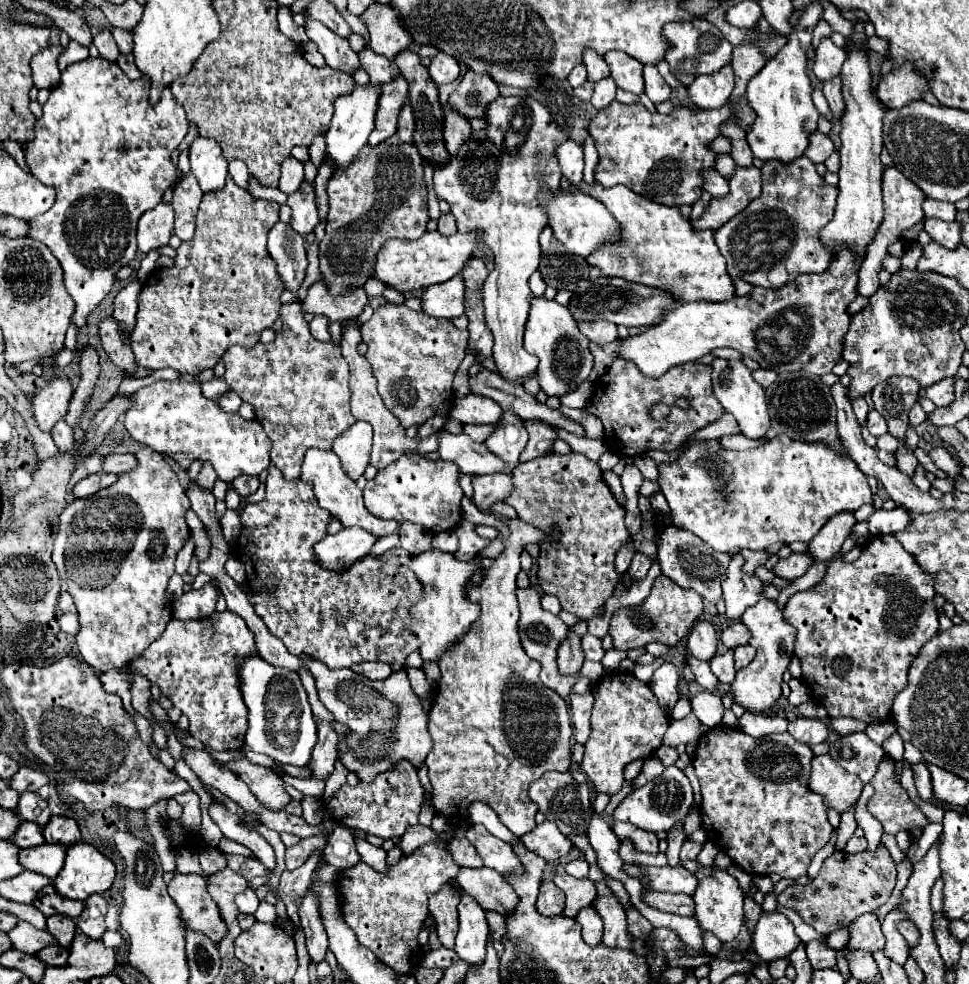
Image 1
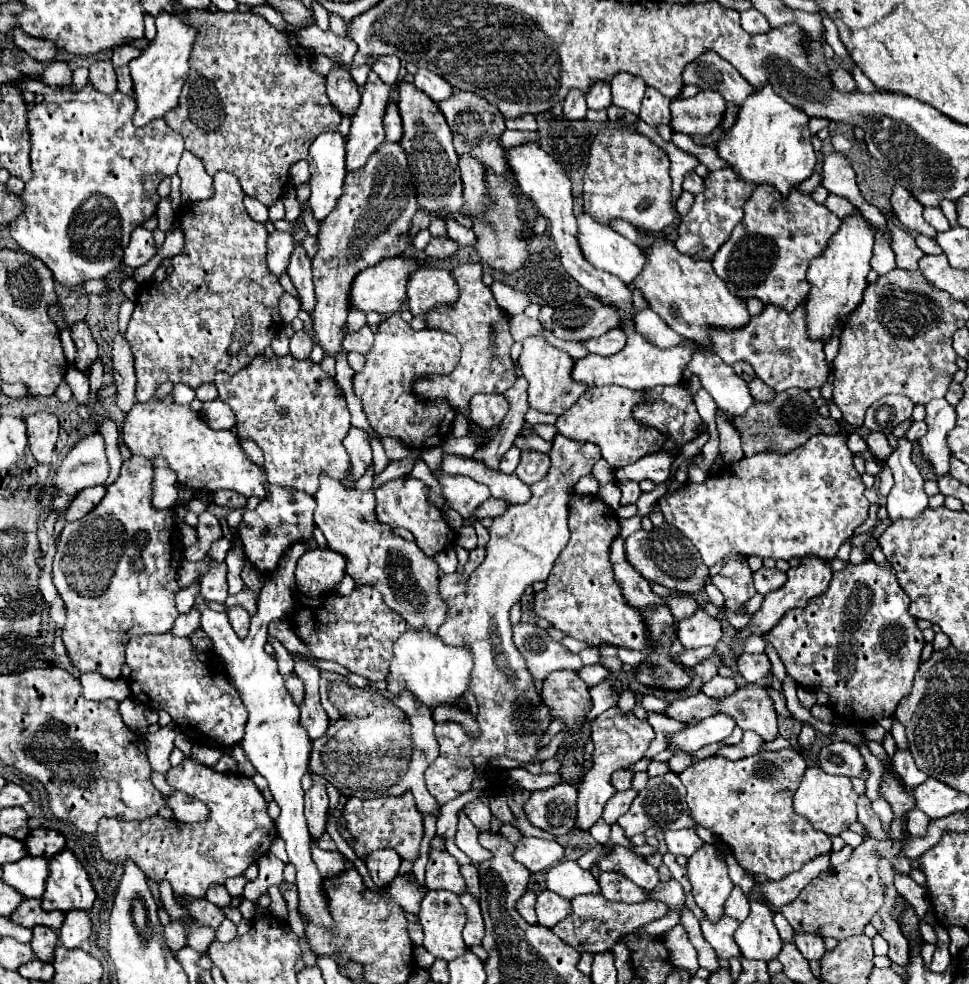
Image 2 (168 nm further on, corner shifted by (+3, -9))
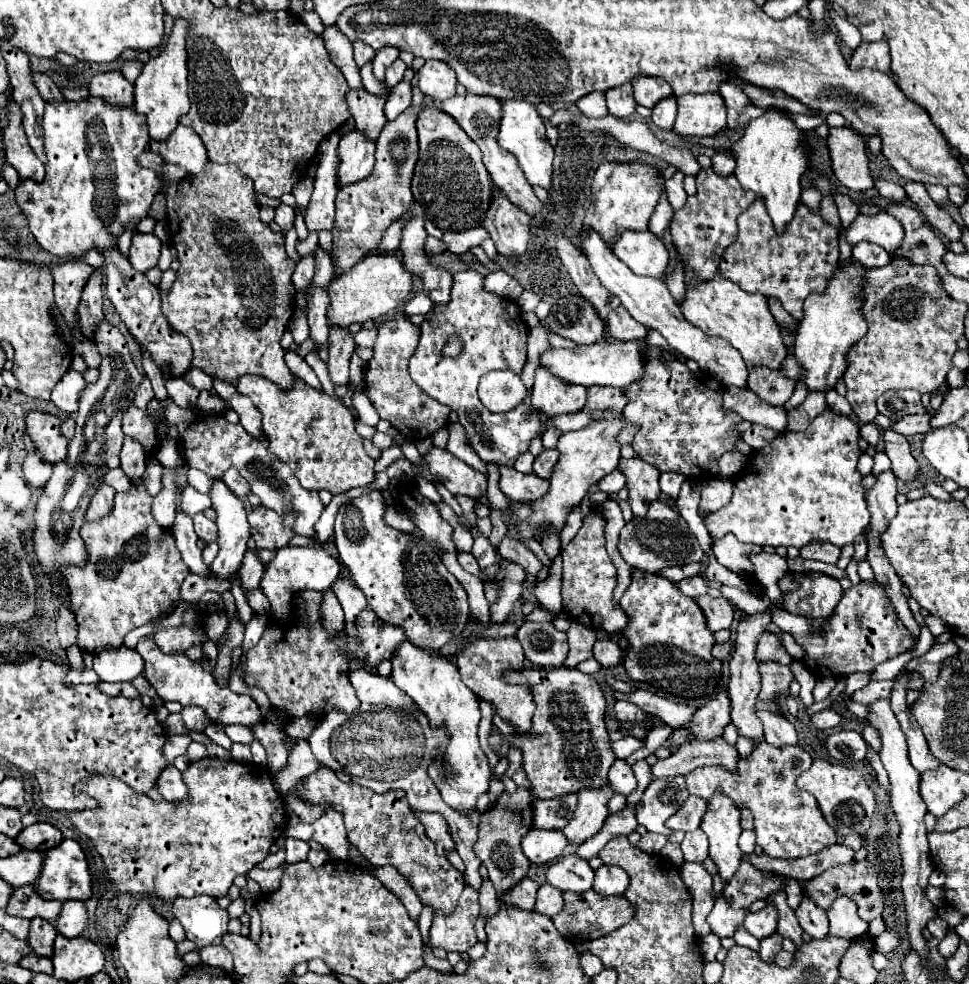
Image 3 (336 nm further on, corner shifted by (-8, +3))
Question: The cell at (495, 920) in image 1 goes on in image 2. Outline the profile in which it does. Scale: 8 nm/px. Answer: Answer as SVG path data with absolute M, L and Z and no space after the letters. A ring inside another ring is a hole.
M464 892L464 896L460 896L460 902L468 912L468 922L464 926L464 942L468 946L476 946L482 942L482 936L484 936L484 920L480 914L480 906L468 892Z

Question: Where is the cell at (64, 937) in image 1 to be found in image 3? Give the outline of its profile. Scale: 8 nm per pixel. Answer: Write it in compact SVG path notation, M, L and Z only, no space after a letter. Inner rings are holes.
M33 918L31 928L29 928L29 944L35 954L39 956L53 956L53 942L57 938L57 930L51 922L43 918Z

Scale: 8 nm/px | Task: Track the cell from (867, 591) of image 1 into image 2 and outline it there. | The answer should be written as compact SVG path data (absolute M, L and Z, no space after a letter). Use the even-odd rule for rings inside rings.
M874 560L848 564L832 576L830 588L822 596L810 600L806 608L786 612L766 638L776 648L786 672L796 680L796 684L810 688L812 692L826 692L832 698L830 708L834 714L840 714L836 716L838 720L876 722L884 716L892 716L896 704L908 696L920 664L924 638L922 630L916 626L916 618L908 614L908 604L910 600L904 596L890 566L882 568Z

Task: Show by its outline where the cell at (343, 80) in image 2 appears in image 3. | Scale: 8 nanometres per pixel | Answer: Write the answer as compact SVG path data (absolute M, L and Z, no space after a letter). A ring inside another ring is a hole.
M349 90L347 92L347 104L351 110L351 116L355 118L355 128L365 132L371 140L375 140L387 122L383 116L385 98L369 94L367 90Z

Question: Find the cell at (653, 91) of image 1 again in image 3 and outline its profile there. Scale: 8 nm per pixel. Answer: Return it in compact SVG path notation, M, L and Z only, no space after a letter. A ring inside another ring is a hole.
M667 96L653 106L651 120L659 128L671 130L675 124L675 116L677 116L677 100L675 100L675 96Z

